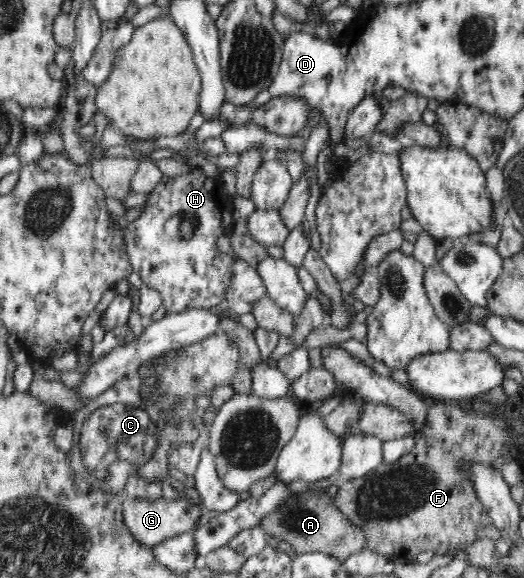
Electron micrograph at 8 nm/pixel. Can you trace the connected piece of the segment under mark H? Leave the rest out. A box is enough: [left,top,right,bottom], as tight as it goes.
[123,170,236,314]

